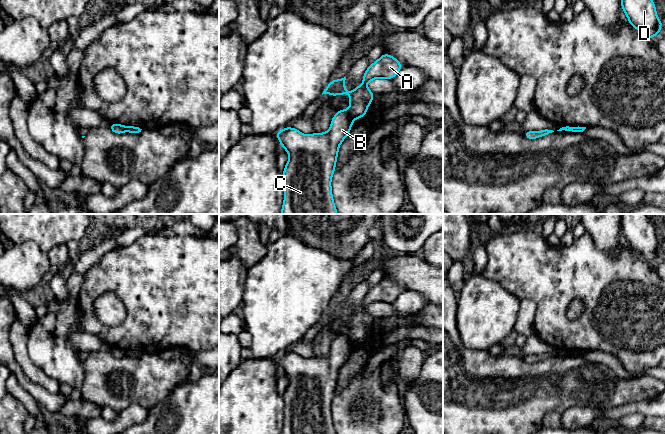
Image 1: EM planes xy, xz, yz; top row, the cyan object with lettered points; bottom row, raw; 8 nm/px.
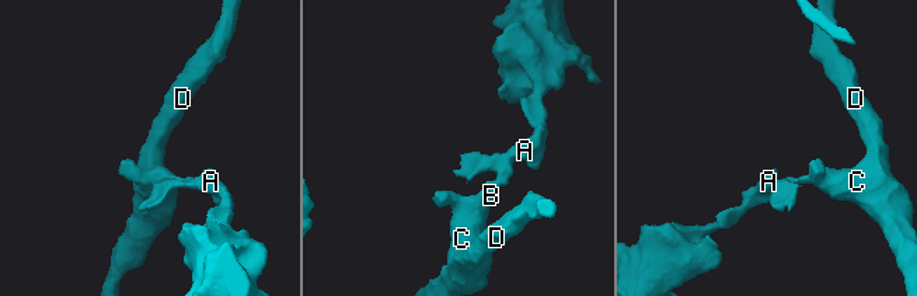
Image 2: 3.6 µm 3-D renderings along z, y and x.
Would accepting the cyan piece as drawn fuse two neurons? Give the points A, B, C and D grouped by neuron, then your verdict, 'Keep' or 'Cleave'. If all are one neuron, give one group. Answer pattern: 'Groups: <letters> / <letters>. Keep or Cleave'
Groups: A / B C D. Cleave

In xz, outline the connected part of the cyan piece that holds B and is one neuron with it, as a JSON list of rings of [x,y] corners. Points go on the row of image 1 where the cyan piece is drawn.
[[[338,110],[328,132],[305,135],[295,128],[286,127],[274,135],[288,152],[289,160],[283,170],[284,203],[280,214],[338,214],[331,189],[339,146],[348,136],[353,121],[349,110]]]

